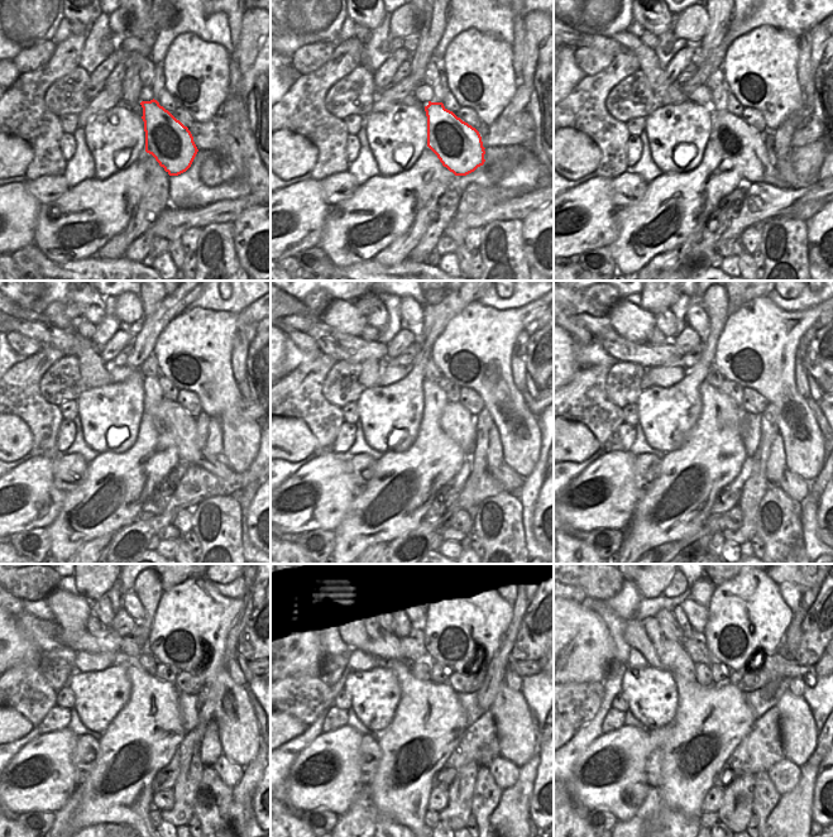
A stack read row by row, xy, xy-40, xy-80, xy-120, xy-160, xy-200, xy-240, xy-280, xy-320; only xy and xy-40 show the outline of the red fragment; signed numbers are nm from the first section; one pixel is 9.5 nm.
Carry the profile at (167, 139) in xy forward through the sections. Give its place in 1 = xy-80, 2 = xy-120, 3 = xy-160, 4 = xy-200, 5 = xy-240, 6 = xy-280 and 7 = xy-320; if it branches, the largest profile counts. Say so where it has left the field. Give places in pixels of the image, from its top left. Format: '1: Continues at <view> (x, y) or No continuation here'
1: Continues at xy-80 (742, 146)
2: Continues at xy-120 (176, 427)
3: Continues at xy-160 (456, 421)
4: Continues at xy-200 (793, 484)
5: Continues at xy-240 (230, 773)
6: Continues at xy-280 (506, 774)
7: Continues at xy-320 (785, 775)

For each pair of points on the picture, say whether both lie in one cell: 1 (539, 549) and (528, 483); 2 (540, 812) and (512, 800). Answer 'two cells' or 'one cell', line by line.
1: one cell
2: two cells

